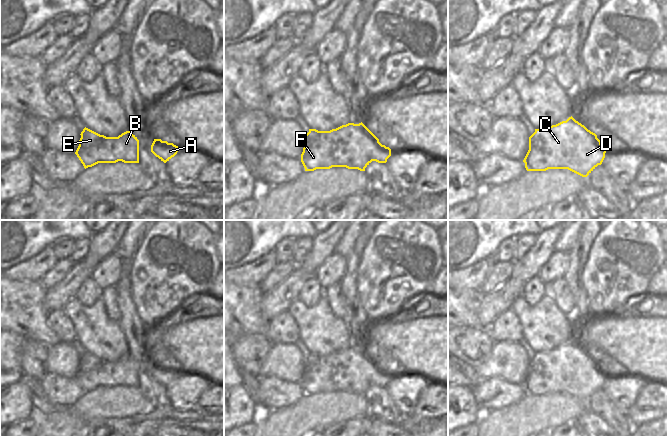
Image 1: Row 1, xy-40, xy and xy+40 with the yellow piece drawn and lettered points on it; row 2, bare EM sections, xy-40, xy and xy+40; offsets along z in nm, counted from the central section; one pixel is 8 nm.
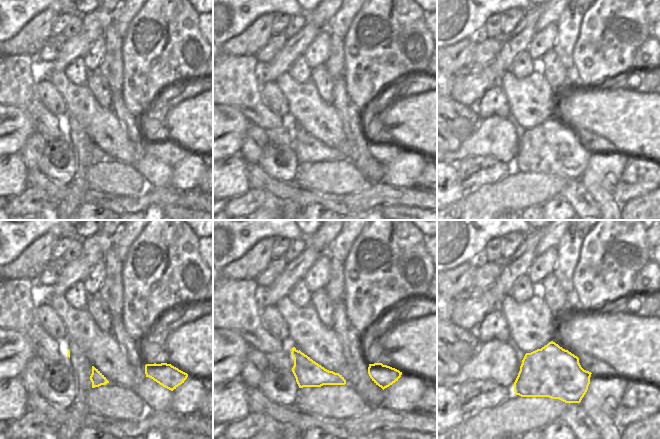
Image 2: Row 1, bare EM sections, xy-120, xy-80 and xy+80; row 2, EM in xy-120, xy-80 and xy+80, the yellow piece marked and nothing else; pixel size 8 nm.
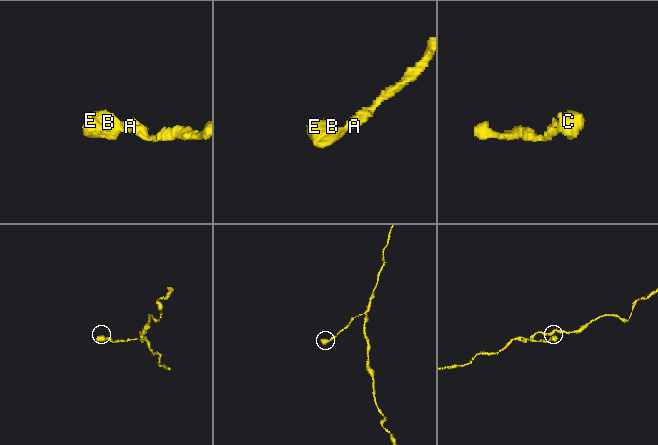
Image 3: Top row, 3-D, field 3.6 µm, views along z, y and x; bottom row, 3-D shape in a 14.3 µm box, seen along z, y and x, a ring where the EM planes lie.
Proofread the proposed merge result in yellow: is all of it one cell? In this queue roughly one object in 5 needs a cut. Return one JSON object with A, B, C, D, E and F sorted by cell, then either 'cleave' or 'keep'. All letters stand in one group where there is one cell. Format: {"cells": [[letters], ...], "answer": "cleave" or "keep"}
{"cells": [["A", "B", "C", "D", "E", "F"]], "answer": "keep"}

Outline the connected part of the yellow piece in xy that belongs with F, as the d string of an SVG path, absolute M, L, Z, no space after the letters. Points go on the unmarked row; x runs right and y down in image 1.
M361 346L348 347L330 355L309 353L305 359L305 370L301 378L301 386L305 395L346 391L365 395L372 386L386 387L391 380L391 373L382 369L379 363Z

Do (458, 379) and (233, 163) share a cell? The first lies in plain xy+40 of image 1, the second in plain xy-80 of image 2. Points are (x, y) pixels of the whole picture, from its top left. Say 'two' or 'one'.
two

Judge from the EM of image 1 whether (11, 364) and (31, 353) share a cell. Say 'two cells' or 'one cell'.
two cells

